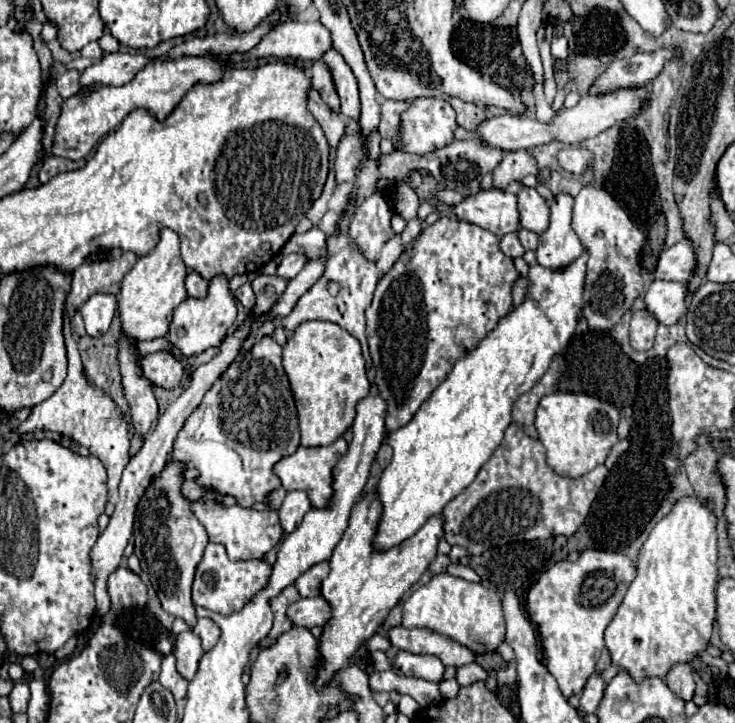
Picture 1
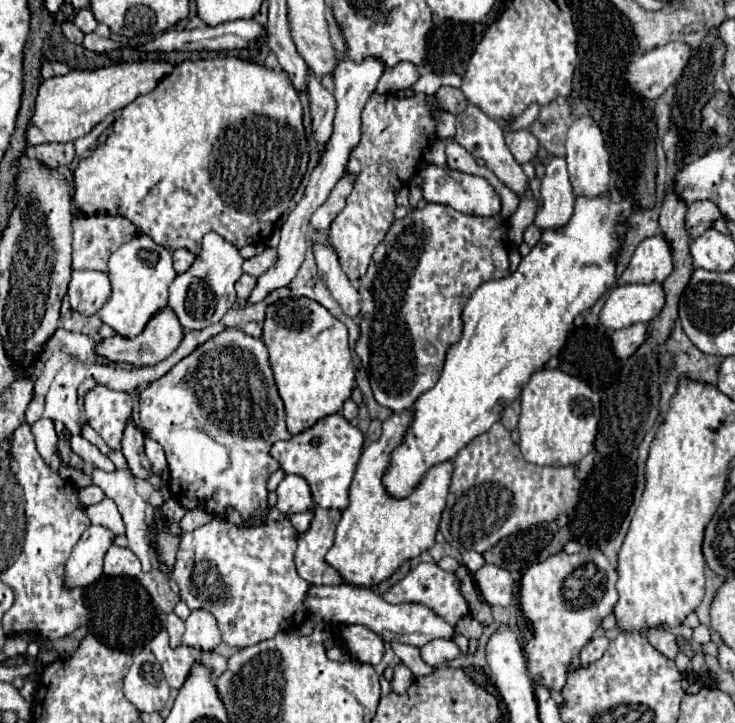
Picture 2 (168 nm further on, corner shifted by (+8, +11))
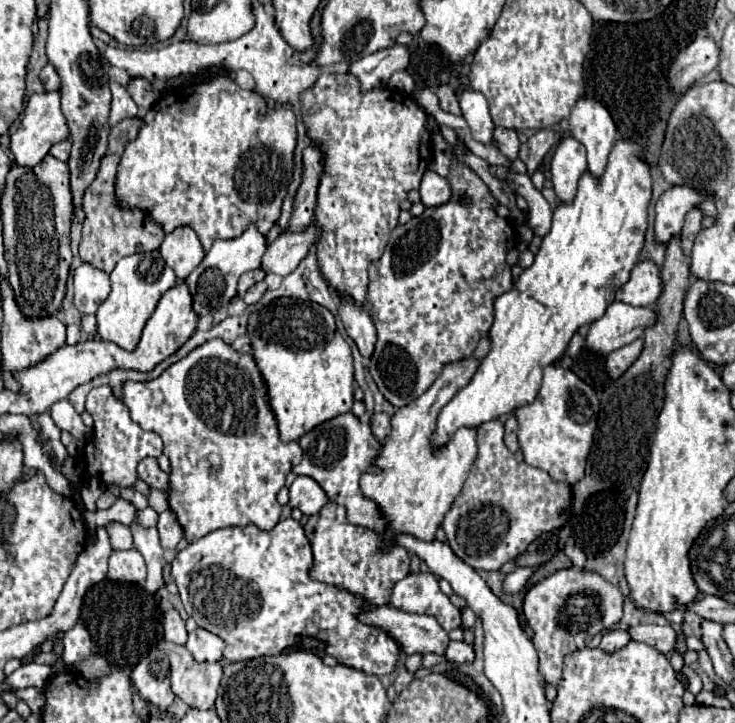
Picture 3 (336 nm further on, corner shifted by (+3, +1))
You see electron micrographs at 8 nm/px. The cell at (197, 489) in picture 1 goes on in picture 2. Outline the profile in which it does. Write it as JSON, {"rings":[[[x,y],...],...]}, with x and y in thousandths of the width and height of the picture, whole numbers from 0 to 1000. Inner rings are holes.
{"rings":[[[182,584],[174,586],[169,606],[166,606],[166,625],[174,636],[174,645],[185,661],[201,661],[204,653],[204,639],[196,628],[196,600],[185,592]]]}

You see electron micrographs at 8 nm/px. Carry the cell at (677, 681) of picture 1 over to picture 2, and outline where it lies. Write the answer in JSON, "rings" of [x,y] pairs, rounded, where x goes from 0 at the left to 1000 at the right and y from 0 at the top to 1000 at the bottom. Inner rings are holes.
{"rings":[[[895,866],[895,869],[879,869],[876,871],[876,880],[903,907],[909,907],[909,910],[917,910],[920,907],[922,893],[920,893],[920,882],[917,882],[917,877],[912,871],[906,871],[901,866]]]}

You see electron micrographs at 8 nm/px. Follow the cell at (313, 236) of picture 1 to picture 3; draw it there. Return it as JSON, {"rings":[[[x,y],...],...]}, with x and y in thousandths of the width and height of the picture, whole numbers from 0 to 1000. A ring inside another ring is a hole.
{"rings":[[[461,407],[461,440],[467,443],[467,451],[475,467],[486,476],[488,487],[502,495],[510,479],[510,451],[505,437],[491,426],[491,420],[480,418],[480,412]]]}

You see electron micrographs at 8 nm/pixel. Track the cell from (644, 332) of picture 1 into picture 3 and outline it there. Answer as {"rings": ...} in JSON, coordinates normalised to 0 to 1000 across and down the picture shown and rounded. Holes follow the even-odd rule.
{"rings":[[[867,467],[856,479],[848,479],[845,484],[834,484],[826,492],[826,515],[829,515],[829,520],[834,526],[839,526],[867,498],[867,490],[872,490],[872,467]]]}

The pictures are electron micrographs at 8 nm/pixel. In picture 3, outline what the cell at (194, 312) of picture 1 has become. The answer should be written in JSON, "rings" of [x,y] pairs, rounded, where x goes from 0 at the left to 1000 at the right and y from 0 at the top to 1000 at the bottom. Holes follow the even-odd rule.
{"rings":[[[344,310],[325,329],[293,332],[290,343],[279,351],[276,362],[252,385],[252,393],[257,396],[257,407],[263,412],[263,432],[271,440],[287,437],[290,451],[312,440],[312,420],[322,409],[325,382],[339,373],[355,371],[358,351],[361,351],[361,326],[355,326]]]}

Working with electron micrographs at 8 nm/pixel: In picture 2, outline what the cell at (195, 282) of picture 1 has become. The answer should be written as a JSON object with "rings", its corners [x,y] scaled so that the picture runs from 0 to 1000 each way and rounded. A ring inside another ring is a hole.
{"rings":[[[239,343],[239,346],[234,346],[234,365],[237,365],[237,373],[245,379],[245,376],[253,376],[259,368],[261,368],[261,360],[264,360],[267,354],[259,349],[259,346],[253,346],[253,343]]]}

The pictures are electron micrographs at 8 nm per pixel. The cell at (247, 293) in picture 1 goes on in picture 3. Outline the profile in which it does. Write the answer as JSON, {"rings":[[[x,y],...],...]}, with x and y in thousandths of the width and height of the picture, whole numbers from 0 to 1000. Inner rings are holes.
{"rings":[[[350,390],[347,396],[341,396],[339,401],[336,401],[336,407],[331,409],[331,418],[339,423],[339,420],[347,420],[347,418],[352,418],[355,412],[358,412],[358,407],[363,404],[363,393],[361,390]]]}

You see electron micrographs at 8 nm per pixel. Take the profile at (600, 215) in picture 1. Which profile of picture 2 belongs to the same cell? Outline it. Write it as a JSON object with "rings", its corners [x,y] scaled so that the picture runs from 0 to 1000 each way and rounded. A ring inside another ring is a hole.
{"rings":[[[795,158],[786,166],[781,166],[778,174],[773,177],[773,194],[770,194],[770,224],[773,224],[776,249],[781,257],[781,271],[814,271],[816,266],[830,263],[827,221],[830,216],[824,207],[822,183],[814,174],[814,169],[803,158]]]}

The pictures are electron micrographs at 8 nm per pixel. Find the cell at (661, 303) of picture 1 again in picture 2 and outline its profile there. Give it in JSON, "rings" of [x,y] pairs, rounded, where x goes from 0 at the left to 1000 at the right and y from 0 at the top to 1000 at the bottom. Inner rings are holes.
{"rings":[[[901,393],[838,396],[816,429],[816,448],[827,456],[846,456],[868,445],[882,445],[903,423]]]}

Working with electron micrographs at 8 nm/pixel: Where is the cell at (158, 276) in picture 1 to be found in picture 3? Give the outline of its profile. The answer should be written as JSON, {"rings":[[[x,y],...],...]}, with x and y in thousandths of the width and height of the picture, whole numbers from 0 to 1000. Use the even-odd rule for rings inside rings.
{"rings":[[[214,346],[165,357],[156,373],[151,376],[151,407],[132,429],[135,467],[151,470],[167,484],[181,487],[192,467],[197,445],[214,426],[214,418],[238,393],[241,393],[241,382],[235,379],[235,373],[230,373],[230,368],[224,368],[224,362],[219,362],[219,351]]]}

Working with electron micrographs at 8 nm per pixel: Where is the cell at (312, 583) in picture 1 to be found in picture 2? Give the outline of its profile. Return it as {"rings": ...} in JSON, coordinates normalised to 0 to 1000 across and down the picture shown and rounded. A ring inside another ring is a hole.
{"rings":[[[435,700],[427,703],[427,716],[416,736],[411,736],[403,761],[403,786],[414,802],[427,811],[435,808],[465,808],[465,797],[457,786],[444,780],[441,769],[454,752],[454,736],[463,722],[463,705],[441,705]]]}

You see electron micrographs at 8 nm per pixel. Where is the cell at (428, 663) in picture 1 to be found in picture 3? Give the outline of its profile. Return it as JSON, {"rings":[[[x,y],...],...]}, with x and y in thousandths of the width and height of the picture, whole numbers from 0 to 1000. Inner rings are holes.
{"rings":[[[611,888],[605,899],[605,910],[608,916],[616,916],[616,918],[641,918],[646,913],[646,902],[633,888]]]}

